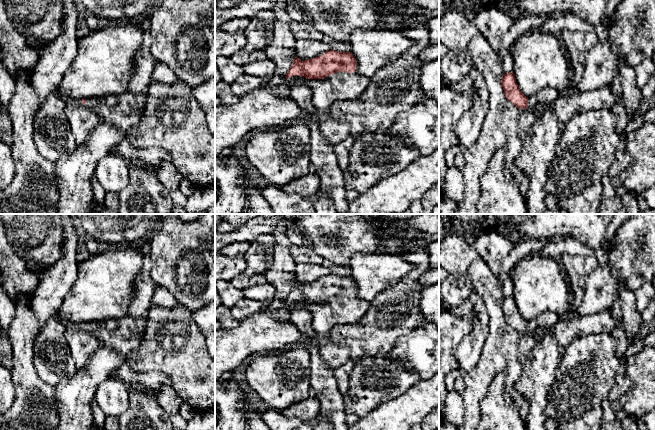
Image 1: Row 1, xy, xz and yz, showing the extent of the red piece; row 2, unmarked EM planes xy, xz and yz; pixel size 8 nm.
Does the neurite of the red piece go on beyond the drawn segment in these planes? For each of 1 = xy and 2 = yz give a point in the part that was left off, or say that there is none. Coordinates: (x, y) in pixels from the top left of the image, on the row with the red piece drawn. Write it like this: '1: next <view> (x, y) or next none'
1: next xy (117, 113)
2: next yz (539, 149)

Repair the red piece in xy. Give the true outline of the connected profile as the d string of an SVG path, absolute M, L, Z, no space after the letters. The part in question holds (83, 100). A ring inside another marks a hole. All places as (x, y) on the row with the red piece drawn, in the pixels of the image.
M146 16L137 20L143 26L141 45L133 57L134 69L127 89L121 94L111 94L104 97L82 99L82 104L89 106L98 116L100 124L91 132L89 140L77 145L71 153L64 154L55 162L55 173L59 200L56 204L56 214L94 214L99 206L91 186L91 178L95 175L97 162L106 156L113 147L124 140L128 130L135 126L143 113L147 99L147 89L153 82L152 73L157 63L150 52L152 36Z

